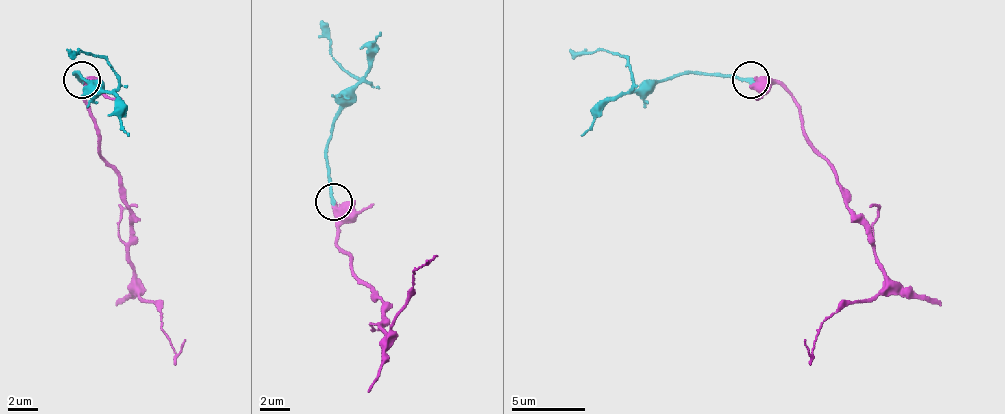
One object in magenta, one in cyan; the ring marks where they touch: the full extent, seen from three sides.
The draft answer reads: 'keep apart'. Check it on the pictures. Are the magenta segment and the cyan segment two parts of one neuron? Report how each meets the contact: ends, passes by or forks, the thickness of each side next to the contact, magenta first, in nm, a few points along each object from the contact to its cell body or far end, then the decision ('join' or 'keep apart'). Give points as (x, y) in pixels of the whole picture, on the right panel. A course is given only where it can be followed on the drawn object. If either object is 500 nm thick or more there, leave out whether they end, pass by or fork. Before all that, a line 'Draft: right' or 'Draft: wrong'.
Draft: wrong
magenta ends there; cyan ends there; 460 nm thick on the magenta side, 240 nm on the other; magenta runs (752, 81), (793, 99), (885, 277), (874, 295), (844, 303), (811, 351), (804, 340); cyan runs (752, 81), (678, 73), (648, 81), (637, 92), (633, 73), (619, 55), (578, 51), (570, 58); join

